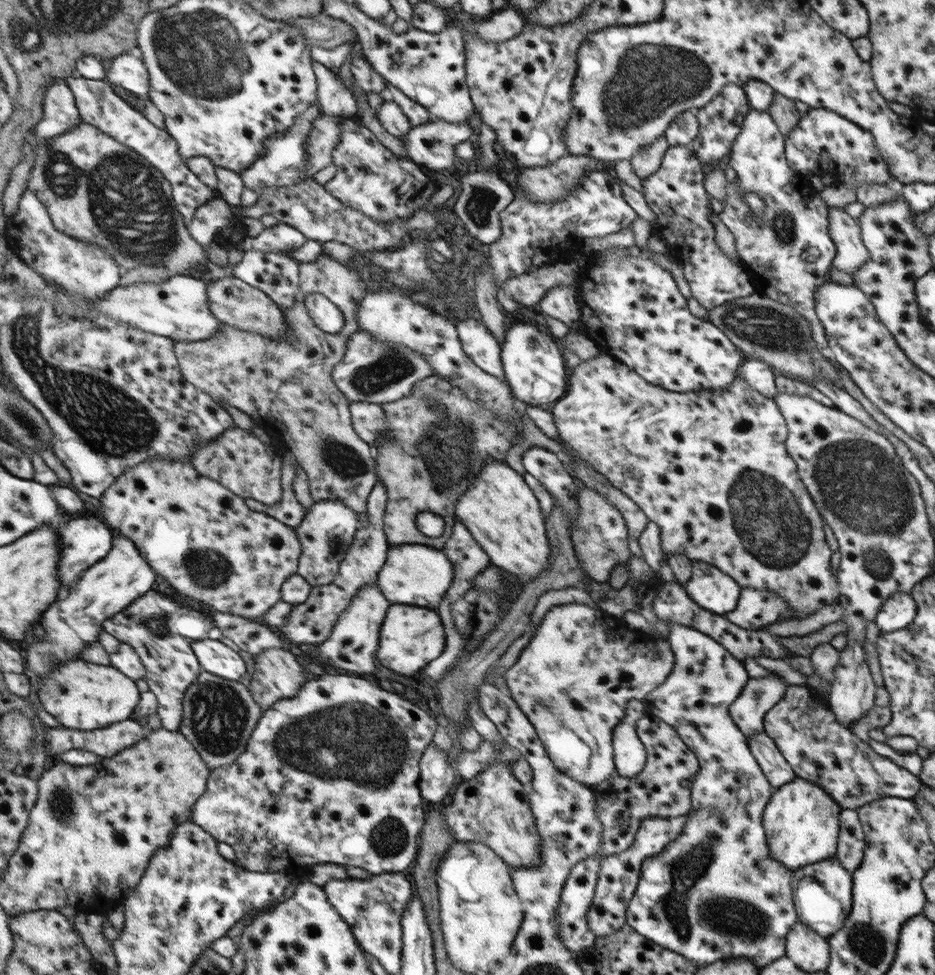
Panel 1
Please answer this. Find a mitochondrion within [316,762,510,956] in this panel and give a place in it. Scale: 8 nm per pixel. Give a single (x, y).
(398, 840)

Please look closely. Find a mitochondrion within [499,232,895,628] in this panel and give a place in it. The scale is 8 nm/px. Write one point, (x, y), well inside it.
(771, 525)

